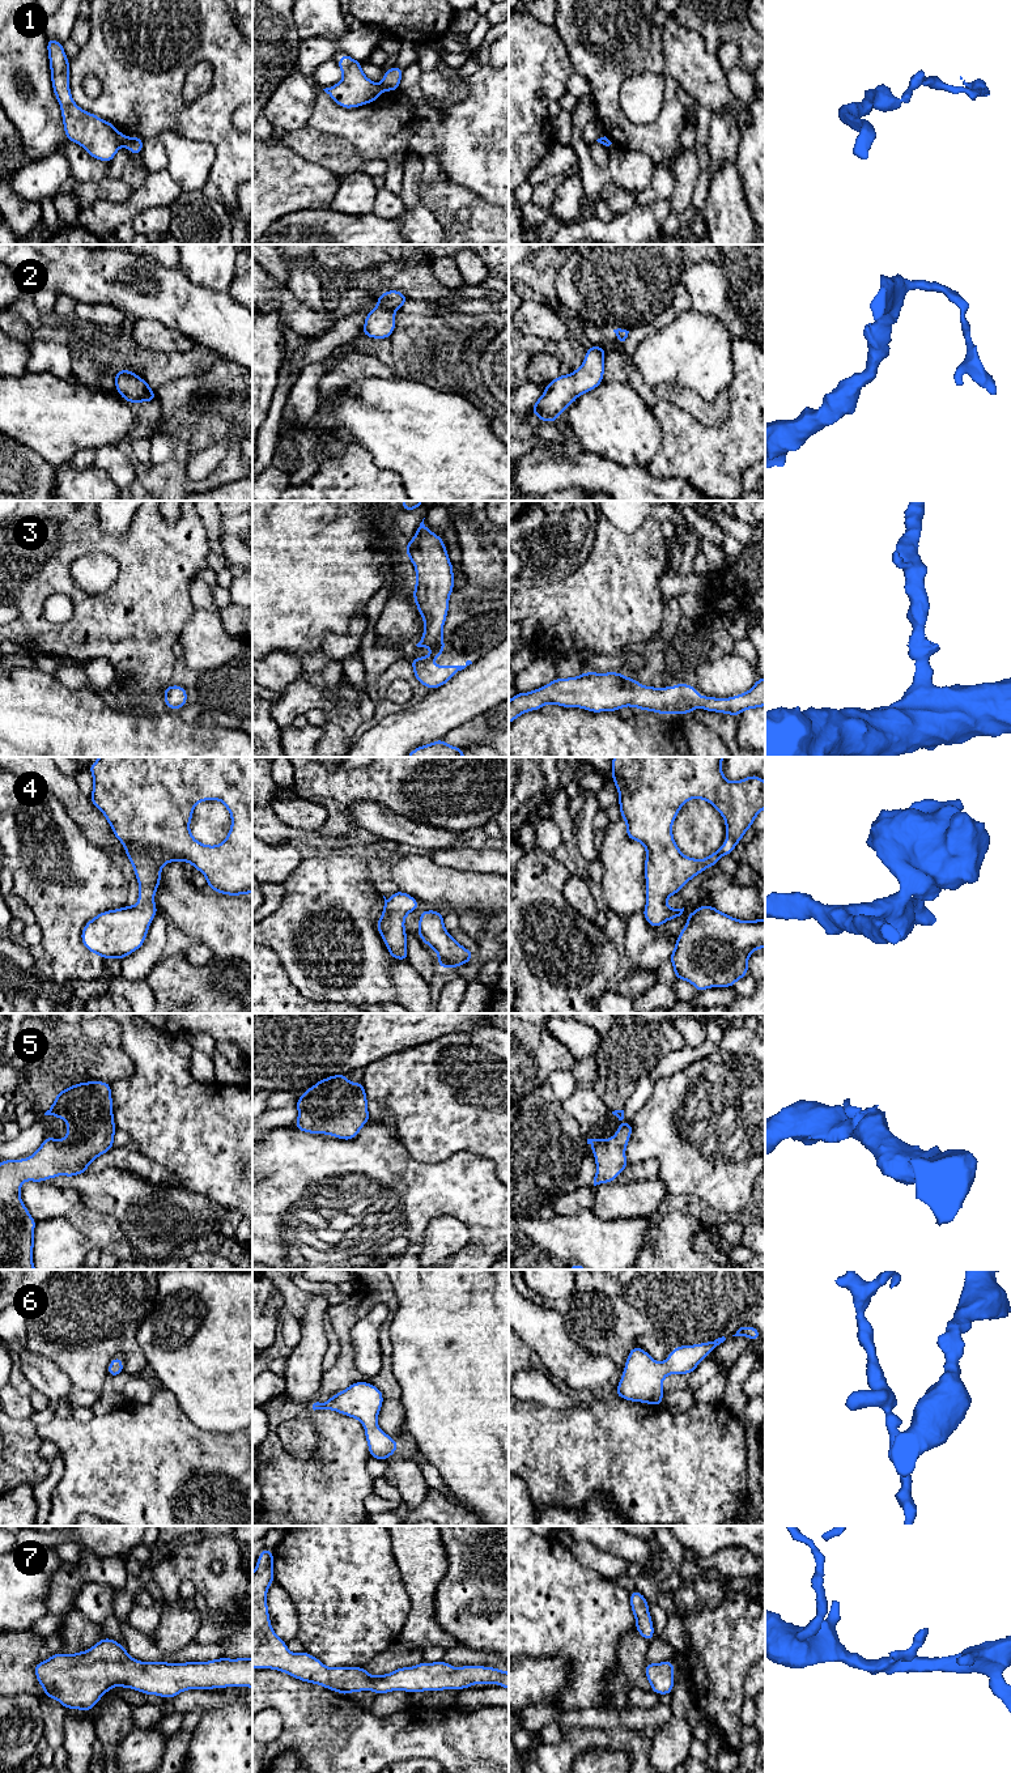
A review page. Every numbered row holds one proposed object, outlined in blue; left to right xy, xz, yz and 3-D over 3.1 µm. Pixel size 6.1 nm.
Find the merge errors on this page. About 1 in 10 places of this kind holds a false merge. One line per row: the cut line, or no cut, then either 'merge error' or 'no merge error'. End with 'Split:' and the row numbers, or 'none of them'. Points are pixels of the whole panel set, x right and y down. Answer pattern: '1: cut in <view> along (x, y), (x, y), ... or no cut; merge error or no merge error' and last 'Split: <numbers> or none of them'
1: cut in xy along (127, 137), (124, 143); merge error
2: no cut; no merge error
3: no cut; no merge error
4: no cut; no merge error
5: no cut; no merge error
6: no cut; no merge error
7: no cut; no merge error
Split: 1

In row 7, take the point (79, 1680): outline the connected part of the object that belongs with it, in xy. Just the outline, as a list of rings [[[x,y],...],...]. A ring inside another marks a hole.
[[[102,1638],[89,1650],[73,1654],[52,1654],[34,1666],[44,1696],[58,1700],[65,1709],[89,1712],[114,1687],[131,1688],[145,1695],[173,1698],[187,1689],[214,1689],[228,1687],[252,1688],[252,1658],[217,1658],[209,1662],[140,1662],[128,1655],[112,1638]]]

